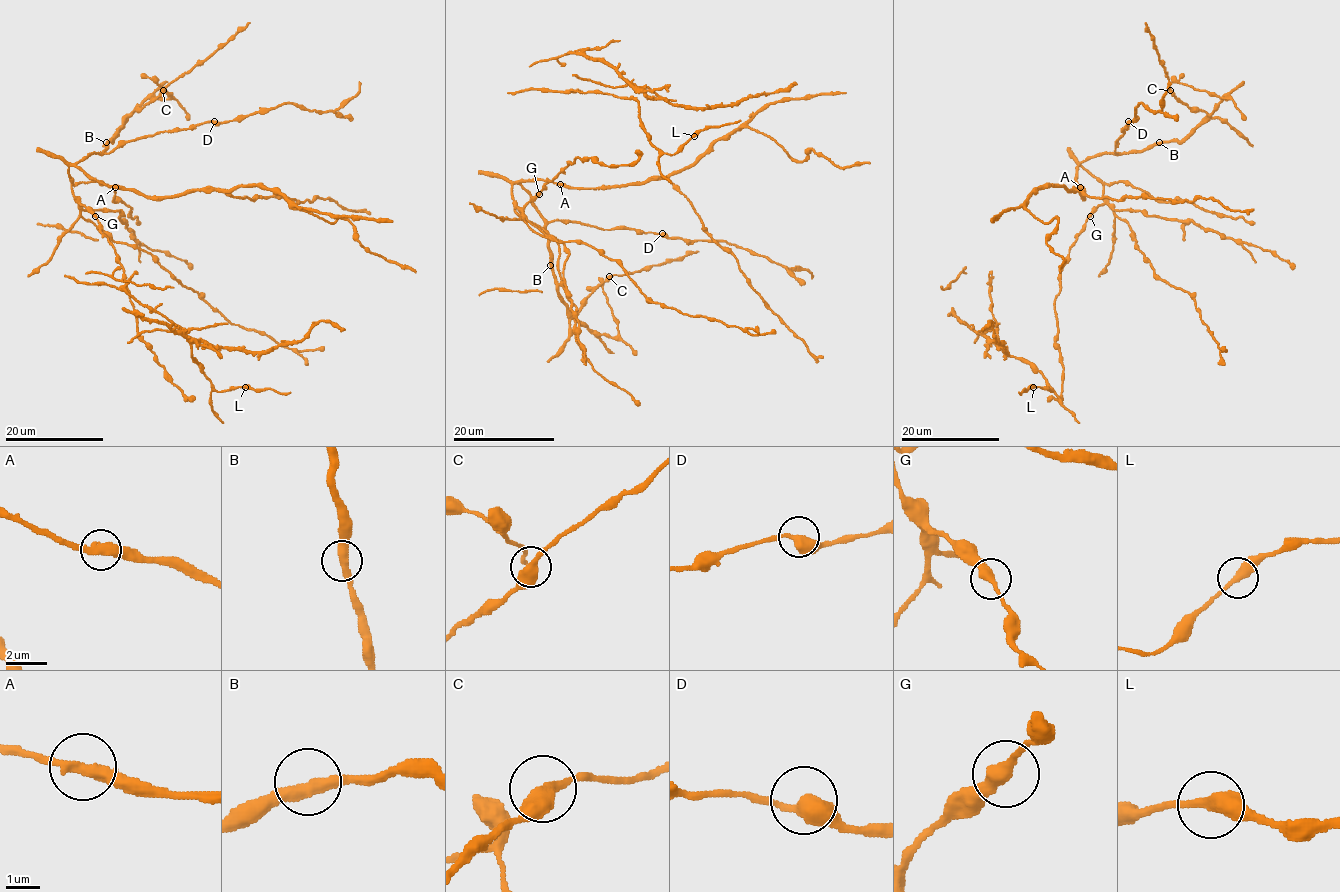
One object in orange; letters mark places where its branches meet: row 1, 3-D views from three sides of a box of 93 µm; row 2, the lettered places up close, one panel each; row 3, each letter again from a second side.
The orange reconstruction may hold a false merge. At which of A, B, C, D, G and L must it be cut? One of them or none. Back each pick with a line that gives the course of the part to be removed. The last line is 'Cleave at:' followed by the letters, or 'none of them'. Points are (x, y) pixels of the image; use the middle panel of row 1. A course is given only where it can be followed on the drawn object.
Cleave at: none of them

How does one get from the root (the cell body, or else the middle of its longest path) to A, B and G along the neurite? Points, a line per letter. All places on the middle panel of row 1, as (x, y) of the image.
A: (557, 175), (524, 208), (515, 208), (511, 191), (515, 183), (550, 180), (559, 184)
B: (557, 175), (524, 208), (515, 208), (511, 186), (517, 183), (530, 195), (543, 219), (550, 265)
G: (557, 175), (539, 194)

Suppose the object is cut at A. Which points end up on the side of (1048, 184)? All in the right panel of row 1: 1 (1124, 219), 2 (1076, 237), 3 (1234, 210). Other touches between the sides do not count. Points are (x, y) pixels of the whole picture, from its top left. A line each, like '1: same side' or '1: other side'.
1: other side
2: other side
3: same side

